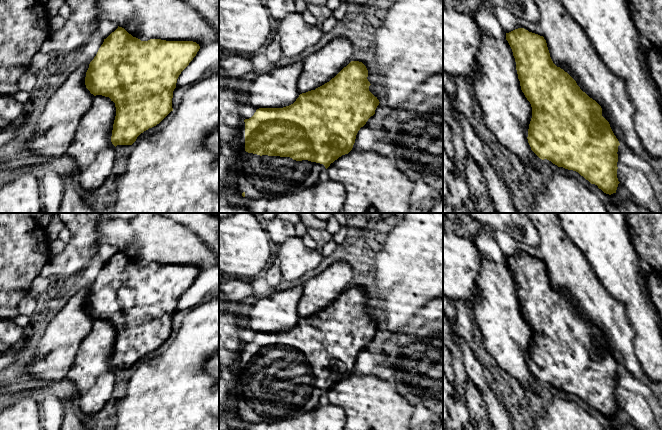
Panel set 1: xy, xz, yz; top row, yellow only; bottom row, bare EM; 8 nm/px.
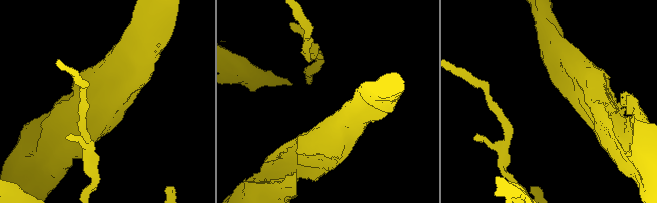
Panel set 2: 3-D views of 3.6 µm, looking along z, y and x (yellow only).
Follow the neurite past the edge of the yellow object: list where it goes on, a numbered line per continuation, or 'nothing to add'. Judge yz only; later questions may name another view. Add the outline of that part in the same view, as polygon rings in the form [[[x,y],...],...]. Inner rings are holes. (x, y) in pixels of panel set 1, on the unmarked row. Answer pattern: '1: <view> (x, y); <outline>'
nothing to add

